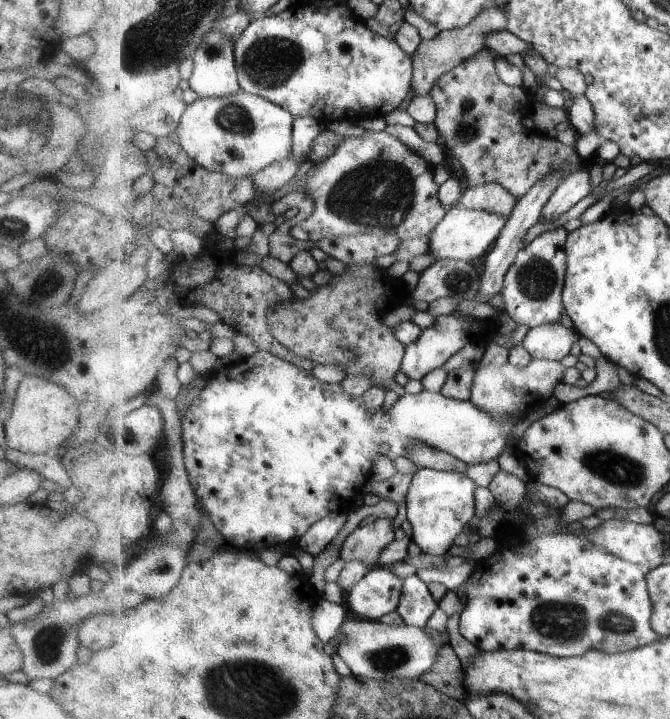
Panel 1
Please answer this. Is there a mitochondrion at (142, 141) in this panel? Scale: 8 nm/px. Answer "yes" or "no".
no

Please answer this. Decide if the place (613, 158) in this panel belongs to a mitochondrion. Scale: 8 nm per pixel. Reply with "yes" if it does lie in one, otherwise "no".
no

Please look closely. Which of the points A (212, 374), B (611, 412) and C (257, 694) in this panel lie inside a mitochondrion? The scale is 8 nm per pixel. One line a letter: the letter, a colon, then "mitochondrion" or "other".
A: other
B: other
C: mitochondrion

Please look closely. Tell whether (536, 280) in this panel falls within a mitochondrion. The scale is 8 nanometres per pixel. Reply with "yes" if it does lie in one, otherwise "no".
yes

